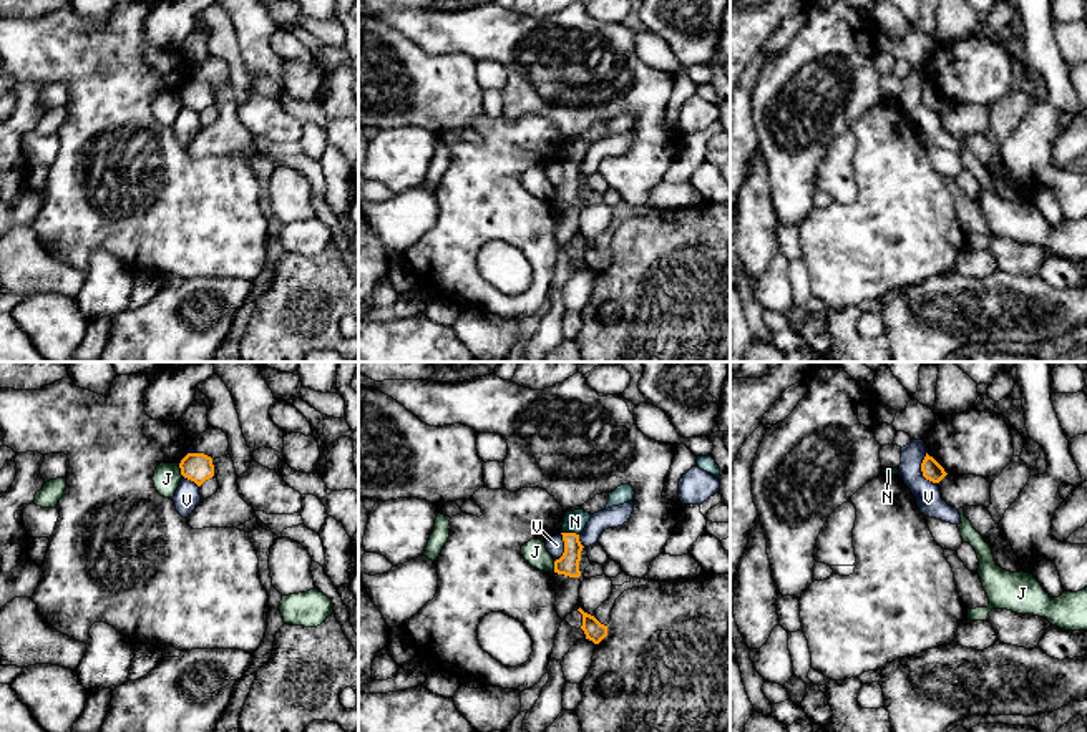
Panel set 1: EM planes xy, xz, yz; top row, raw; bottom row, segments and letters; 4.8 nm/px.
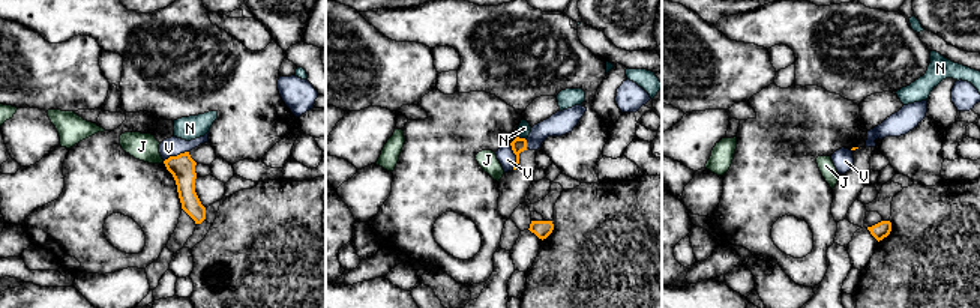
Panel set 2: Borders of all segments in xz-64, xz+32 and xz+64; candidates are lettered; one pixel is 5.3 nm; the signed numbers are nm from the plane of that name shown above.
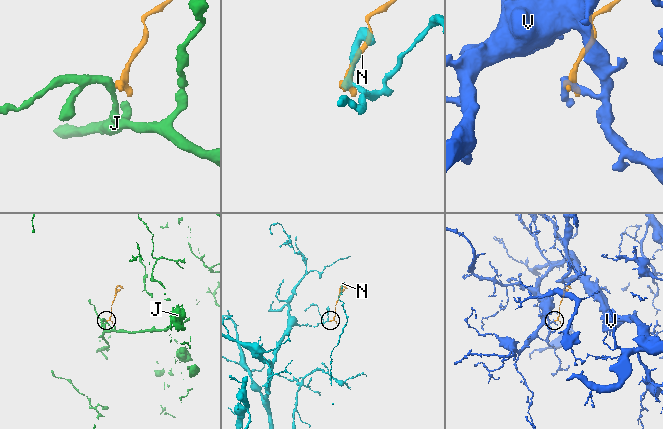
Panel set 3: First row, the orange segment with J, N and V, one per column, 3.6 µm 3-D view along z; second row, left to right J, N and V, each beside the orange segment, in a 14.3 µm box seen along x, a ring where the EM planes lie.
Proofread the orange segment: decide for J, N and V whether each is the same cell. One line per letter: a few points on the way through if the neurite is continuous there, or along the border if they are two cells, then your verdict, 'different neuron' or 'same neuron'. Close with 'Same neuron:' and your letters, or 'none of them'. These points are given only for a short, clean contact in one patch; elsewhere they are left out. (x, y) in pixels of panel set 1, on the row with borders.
J: border along xy (178, 463), (183, 475); different neuron
N: runs through xz (568, 565), (571, 533), (575, 522); same neuron
V: border along yz (926, 452), (921, 462), (921, 473), (936, 483); different neuron
Same neuron: N

